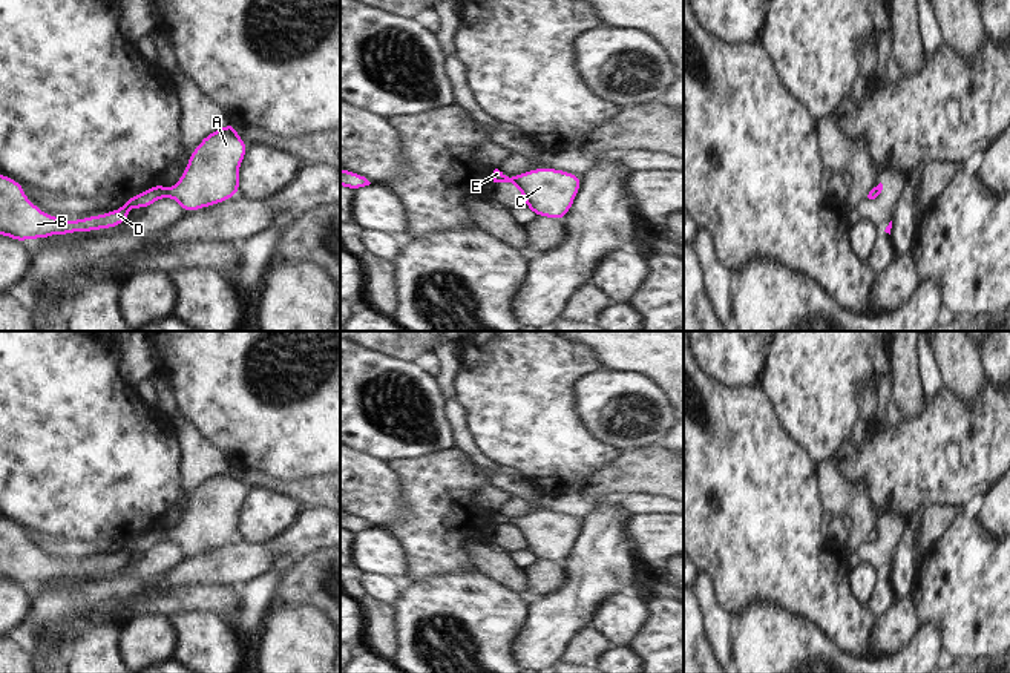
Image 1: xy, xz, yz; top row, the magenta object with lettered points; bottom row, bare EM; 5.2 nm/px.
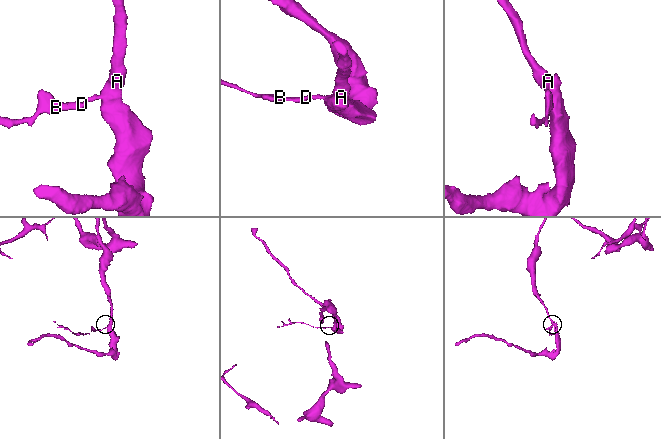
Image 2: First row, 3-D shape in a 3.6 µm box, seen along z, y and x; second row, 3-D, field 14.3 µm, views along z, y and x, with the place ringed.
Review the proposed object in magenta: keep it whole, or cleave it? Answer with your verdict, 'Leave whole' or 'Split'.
Leave whole

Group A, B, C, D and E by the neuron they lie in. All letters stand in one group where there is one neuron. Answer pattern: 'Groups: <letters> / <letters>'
Groups: A B C D E

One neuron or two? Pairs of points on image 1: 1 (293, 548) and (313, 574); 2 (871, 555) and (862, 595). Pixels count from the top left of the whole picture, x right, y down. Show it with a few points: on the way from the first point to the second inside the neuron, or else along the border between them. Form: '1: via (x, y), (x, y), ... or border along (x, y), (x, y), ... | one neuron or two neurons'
1: border along (324, 548), (295, 558) | two neurons
2: border along (862, 561), (874, 566), (882, 574) | two neurons

